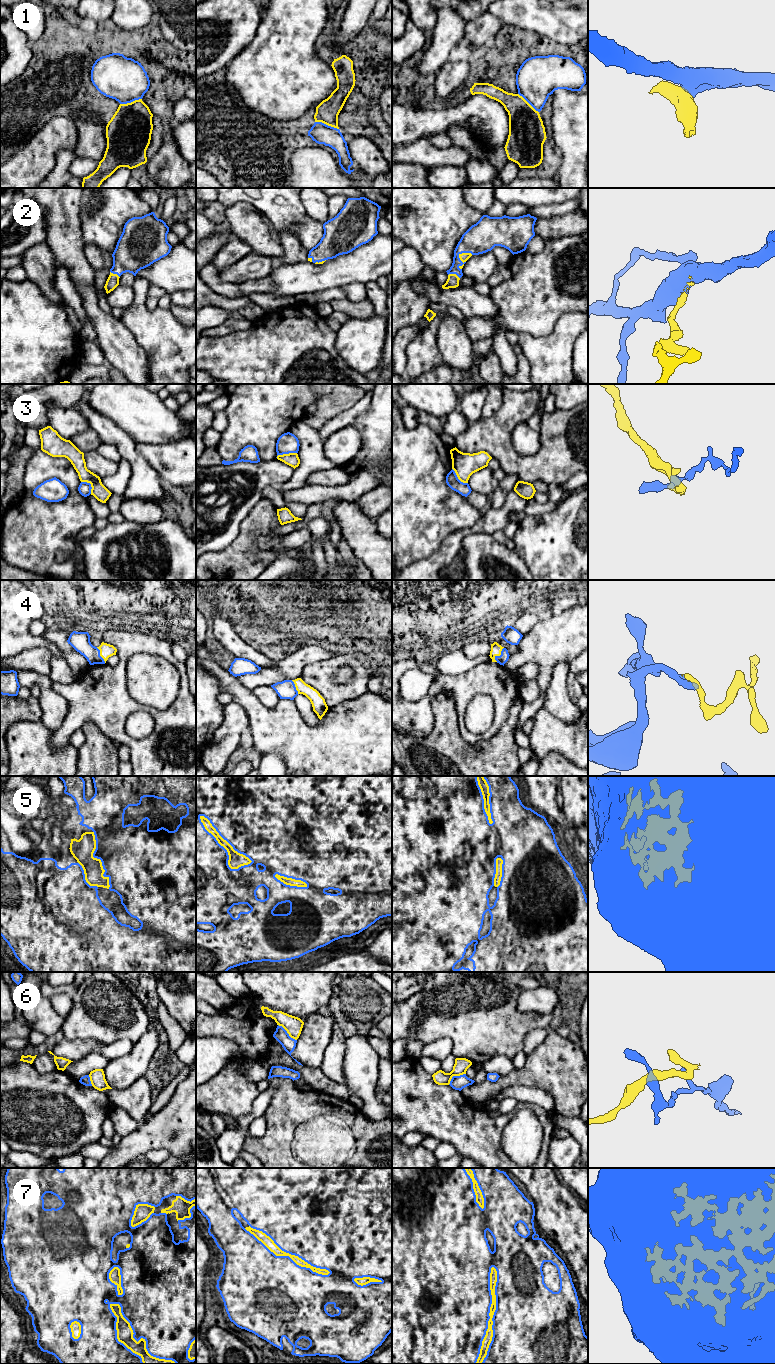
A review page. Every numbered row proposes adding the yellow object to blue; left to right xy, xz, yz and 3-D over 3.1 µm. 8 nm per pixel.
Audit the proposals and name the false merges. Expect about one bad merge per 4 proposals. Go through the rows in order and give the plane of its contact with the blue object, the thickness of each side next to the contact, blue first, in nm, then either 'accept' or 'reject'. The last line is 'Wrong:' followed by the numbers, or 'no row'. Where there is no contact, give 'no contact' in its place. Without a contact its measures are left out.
1: meets blue in xz; 160 nm thick on the blue side, 180 nm on the other; reject
2: meets blue in yz; 240 nm thick on the blue side, 70 nm on the other; accept
3: meets blue in xz; 160 nm thick on the blue side, 110 nm on the other; reject
4: meets blue in yz; 80 nm thick on the blue side, 90 nm on the other; accept
5: meets blue in xz; 500 nm thick on the blue side, 120 nm on the other; accept
6: meets blue in yz; 110 nm thick on the blue side, 120 nm on the other; reject
7: meets blue in yz; 500 nm thick on the blue side, 70 nm on the other; accept
Wrong: 1, 3, 6

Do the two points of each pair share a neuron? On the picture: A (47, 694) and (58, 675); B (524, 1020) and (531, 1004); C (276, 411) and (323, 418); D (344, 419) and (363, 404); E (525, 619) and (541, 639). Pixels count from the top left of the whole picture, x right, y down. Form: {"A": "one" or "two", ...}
{"A": "two", "B": "two", "C": "two", "D": "one", "E": "two"}

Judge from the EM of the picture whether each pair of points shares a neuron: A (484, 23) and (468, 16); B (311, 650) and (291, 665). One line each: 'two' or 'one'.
A: two
B: one

